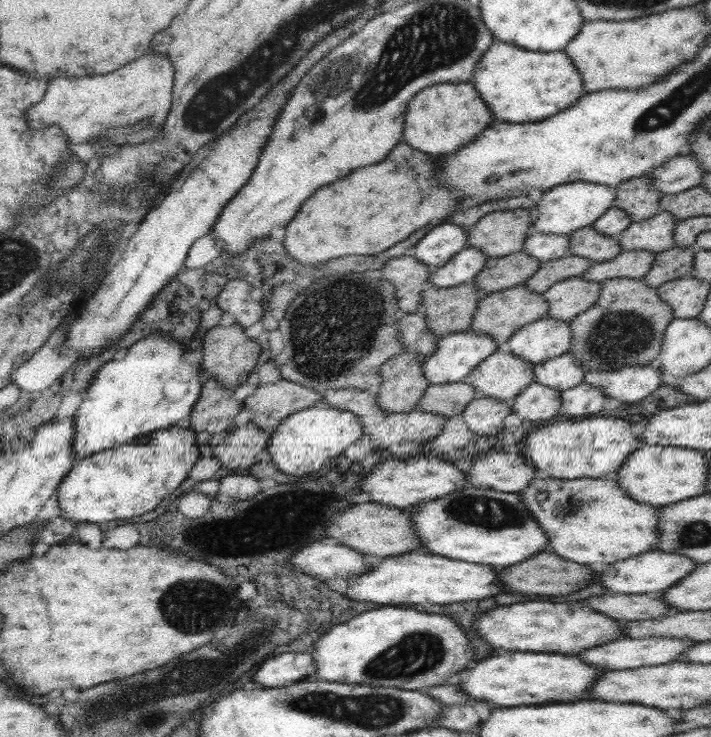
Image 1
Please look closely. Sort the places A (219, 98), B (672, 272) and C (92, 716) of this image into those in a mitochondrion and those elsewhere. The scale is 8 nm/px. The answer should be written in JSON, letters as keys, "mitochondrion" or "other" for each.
{"A":"mitochondrion","B":"other","C":"mitochondrion"}

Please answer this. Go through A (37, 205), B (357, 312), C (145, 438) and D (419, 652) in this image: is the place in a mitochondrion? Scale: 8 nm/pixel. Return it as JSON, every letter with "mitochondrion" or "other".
{"A":"other","B":"mitochondrion","C":"other","D":"mitochondrion"}

